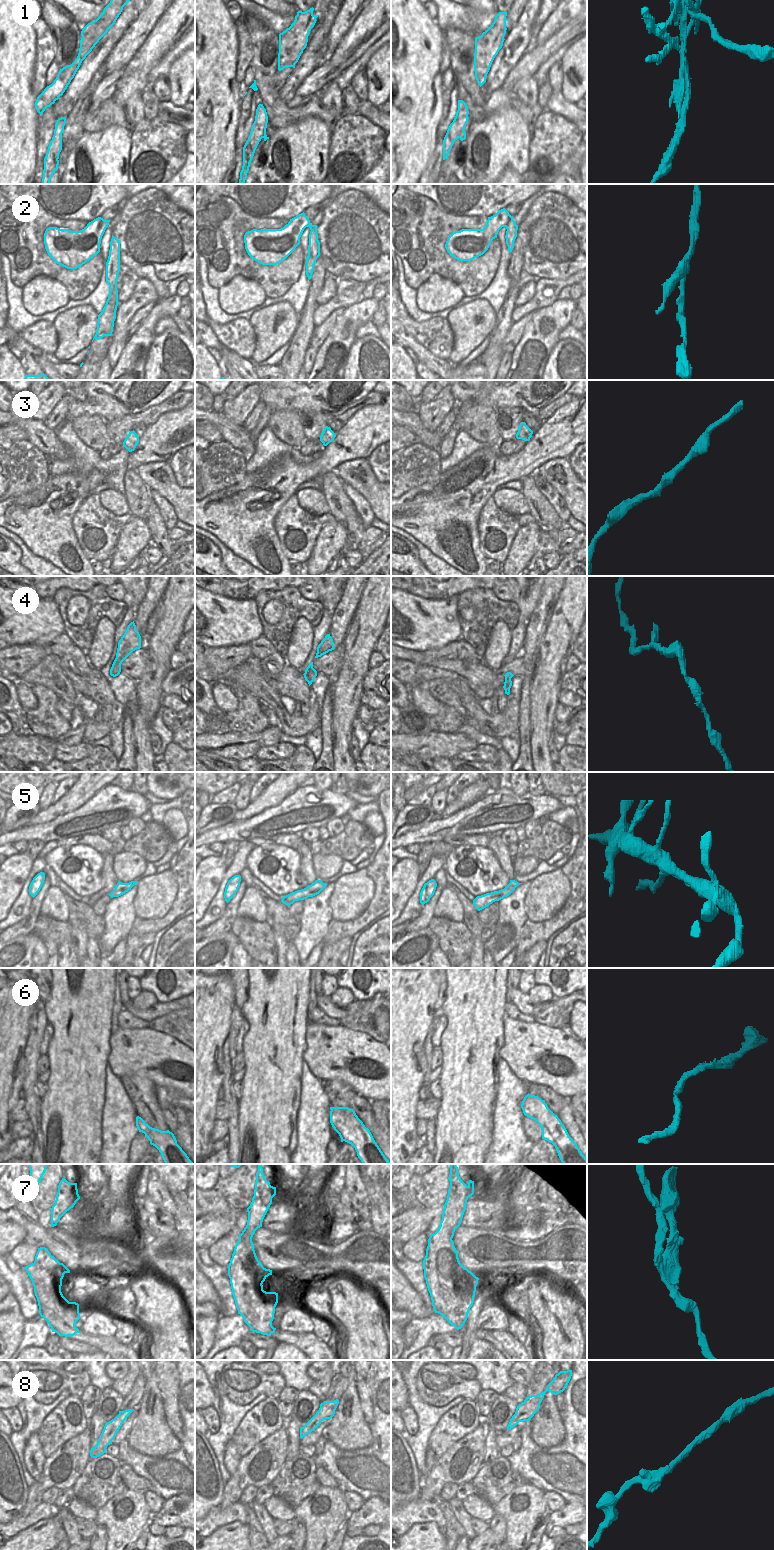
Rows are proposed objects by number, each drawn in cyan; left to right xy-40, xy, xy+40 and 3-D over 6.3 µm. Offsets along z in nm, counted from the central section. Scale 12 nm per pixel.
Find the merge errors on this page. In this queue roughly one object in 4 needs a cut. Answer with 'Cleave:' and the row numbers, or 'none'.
Cleave: 1, 2, 5, 7

